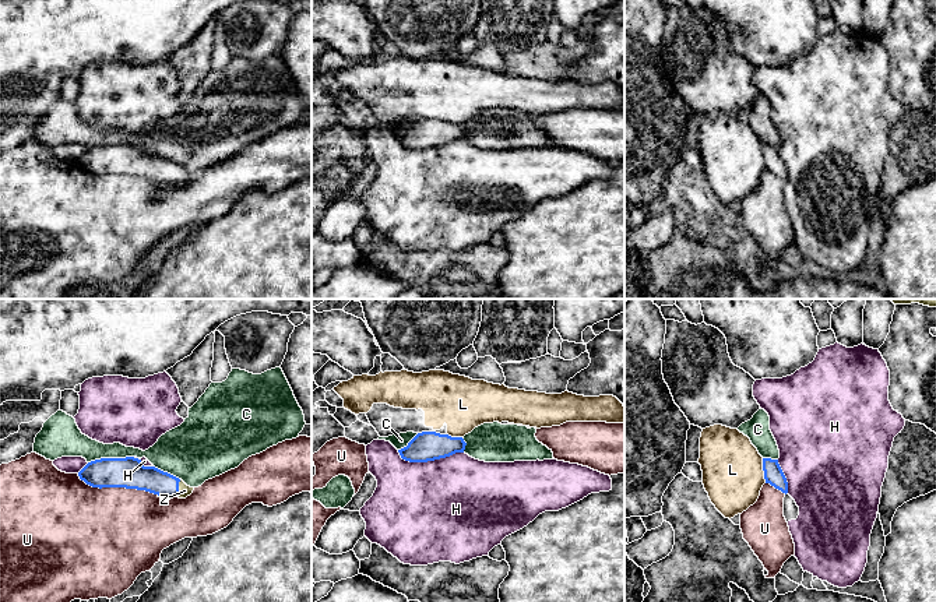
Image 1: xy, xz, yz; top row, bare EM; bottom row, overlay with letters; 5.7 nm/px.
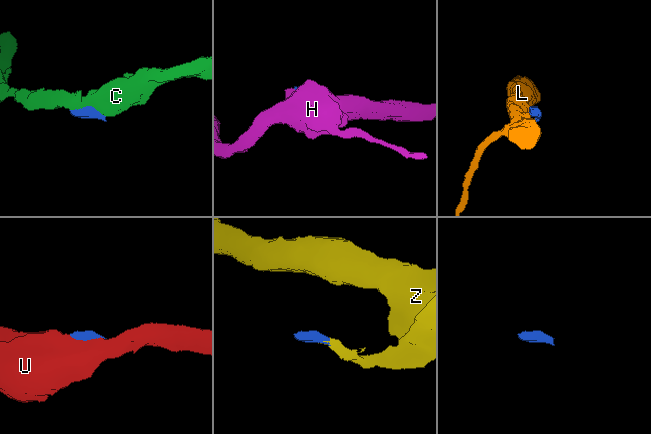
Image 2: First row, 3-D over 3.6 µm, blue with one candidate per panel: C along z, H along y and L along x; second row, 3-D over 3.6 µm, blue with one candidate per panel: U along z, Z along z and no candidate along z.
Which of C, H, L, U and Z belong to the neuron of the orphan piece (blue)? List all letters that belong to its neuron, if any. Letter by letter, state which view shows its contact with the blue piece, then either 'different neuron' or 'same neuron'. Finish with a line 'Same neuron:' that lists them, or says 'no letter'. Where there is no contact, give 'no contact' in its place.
C: contact in xy; different neuron
H: contact in xz; different neuron
L: contact in yz; different neuron
U: contact in xy; different neuron
Z: contact in xy; same neuron
Same neuron: Z

